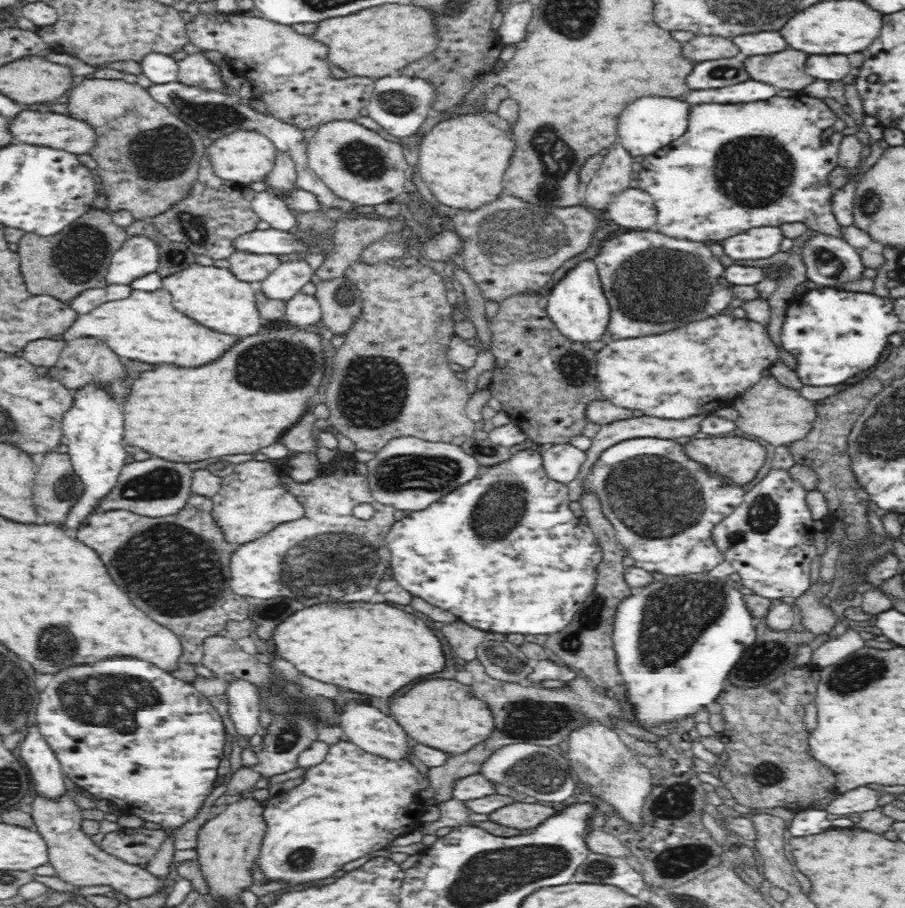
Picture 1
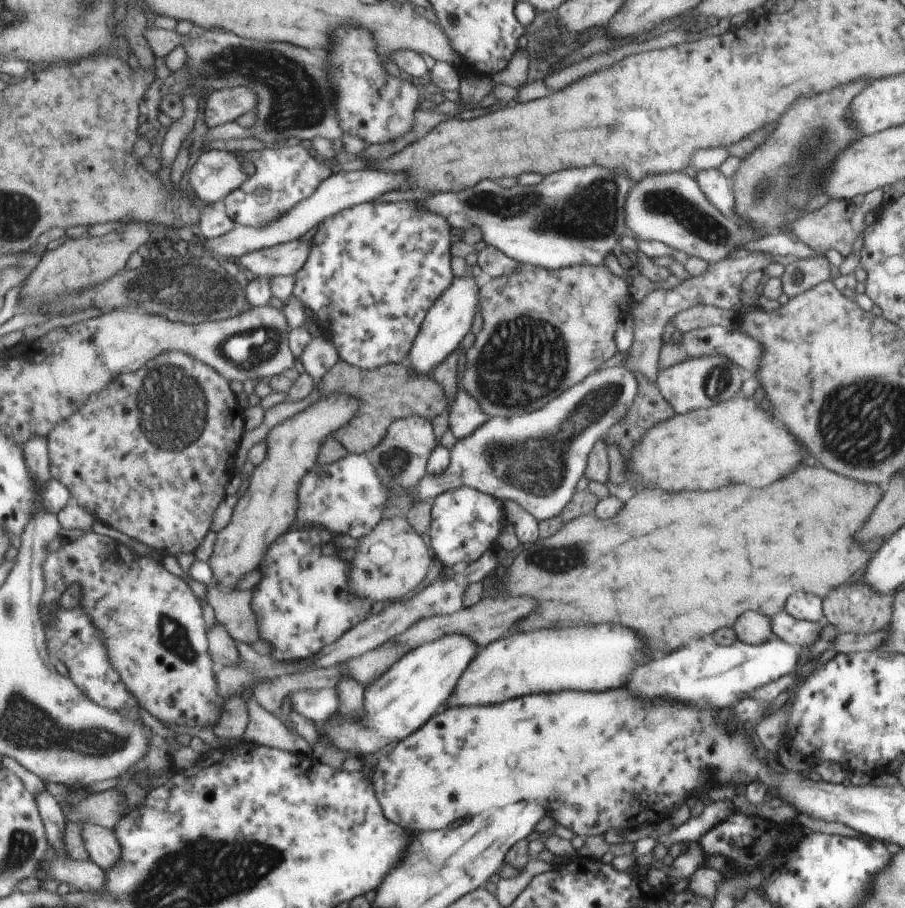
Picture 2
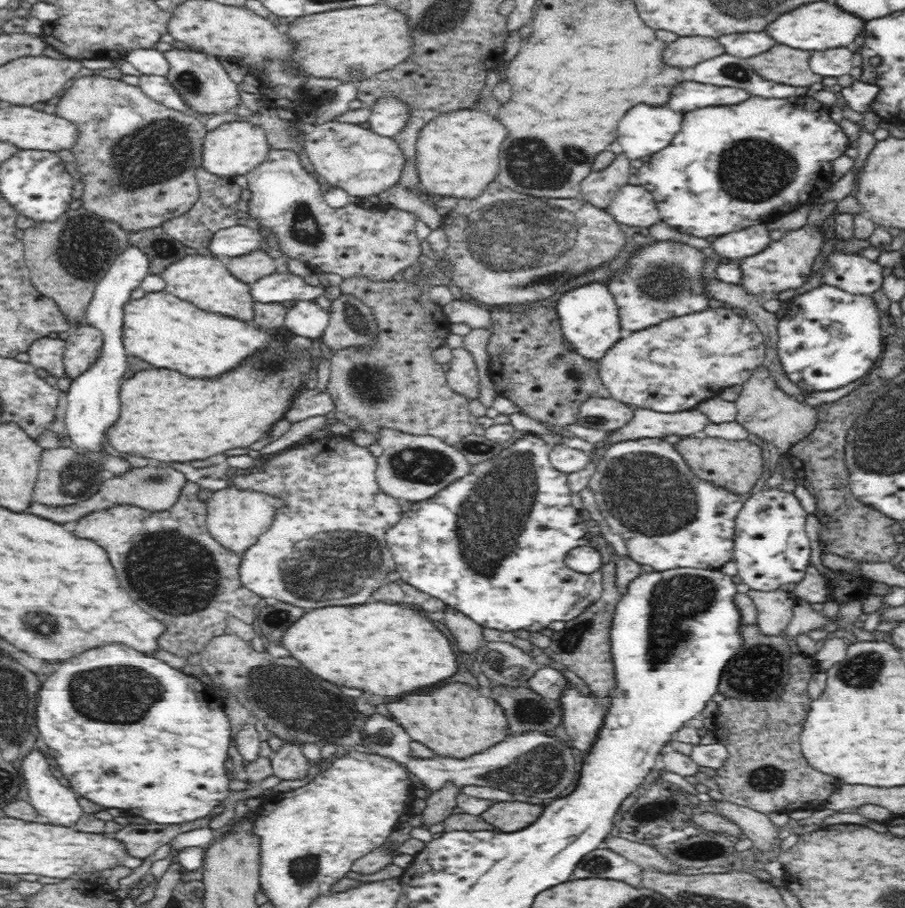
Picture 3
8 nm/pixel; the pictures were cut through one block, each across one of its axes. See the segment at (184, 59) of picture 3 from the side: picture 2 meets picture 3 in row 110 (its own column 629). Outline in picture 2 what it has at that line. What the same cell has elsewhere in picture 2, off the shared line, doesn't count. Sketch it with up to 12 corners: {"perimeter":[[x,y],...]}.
{"perimeter":[[687,174],[649,175],[627,234],[708,263],[748,241]]}

